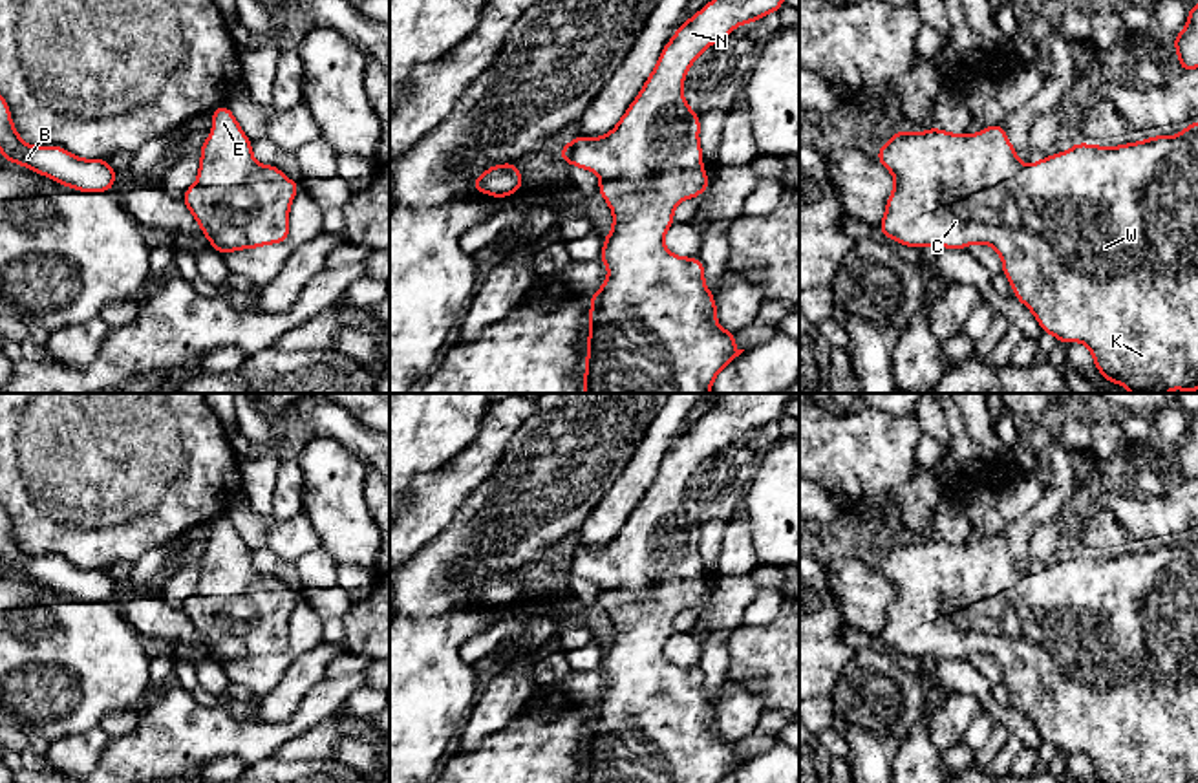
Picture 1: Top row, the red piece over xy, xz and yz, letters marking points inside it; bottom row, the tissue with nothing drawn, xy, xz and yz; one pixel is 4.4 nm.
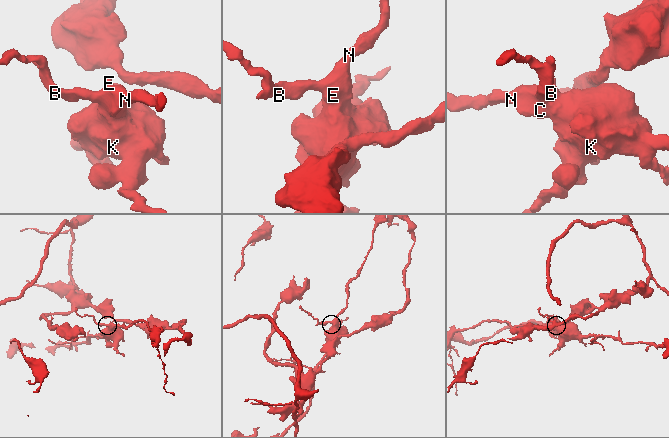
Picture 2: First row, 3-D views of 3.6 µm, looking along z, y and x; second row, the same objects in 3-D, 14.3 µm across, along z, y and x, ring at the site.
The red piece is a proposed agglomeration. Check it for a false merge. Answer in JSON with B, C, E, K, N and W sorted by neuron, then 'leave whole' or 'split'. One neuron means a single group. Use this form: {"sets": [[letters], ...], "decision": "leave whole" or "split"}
{"sets": [["B", "C", "E", "K", "N", "W"]], "decision": "leave whole"}

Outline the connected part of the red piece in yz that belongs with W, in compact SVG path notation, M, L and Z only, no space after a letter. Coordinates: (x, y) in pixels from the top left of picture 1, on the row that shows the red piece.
M1198 123L1174 137L1121 146L1075 143L1070 150L1022 165L1002 124L979 134L929 128L894 132L876 159L894 176L878 232L904 247L993 247L1015 298L1061 344L1083 342L1099 373L1130 393L1198 390Z

